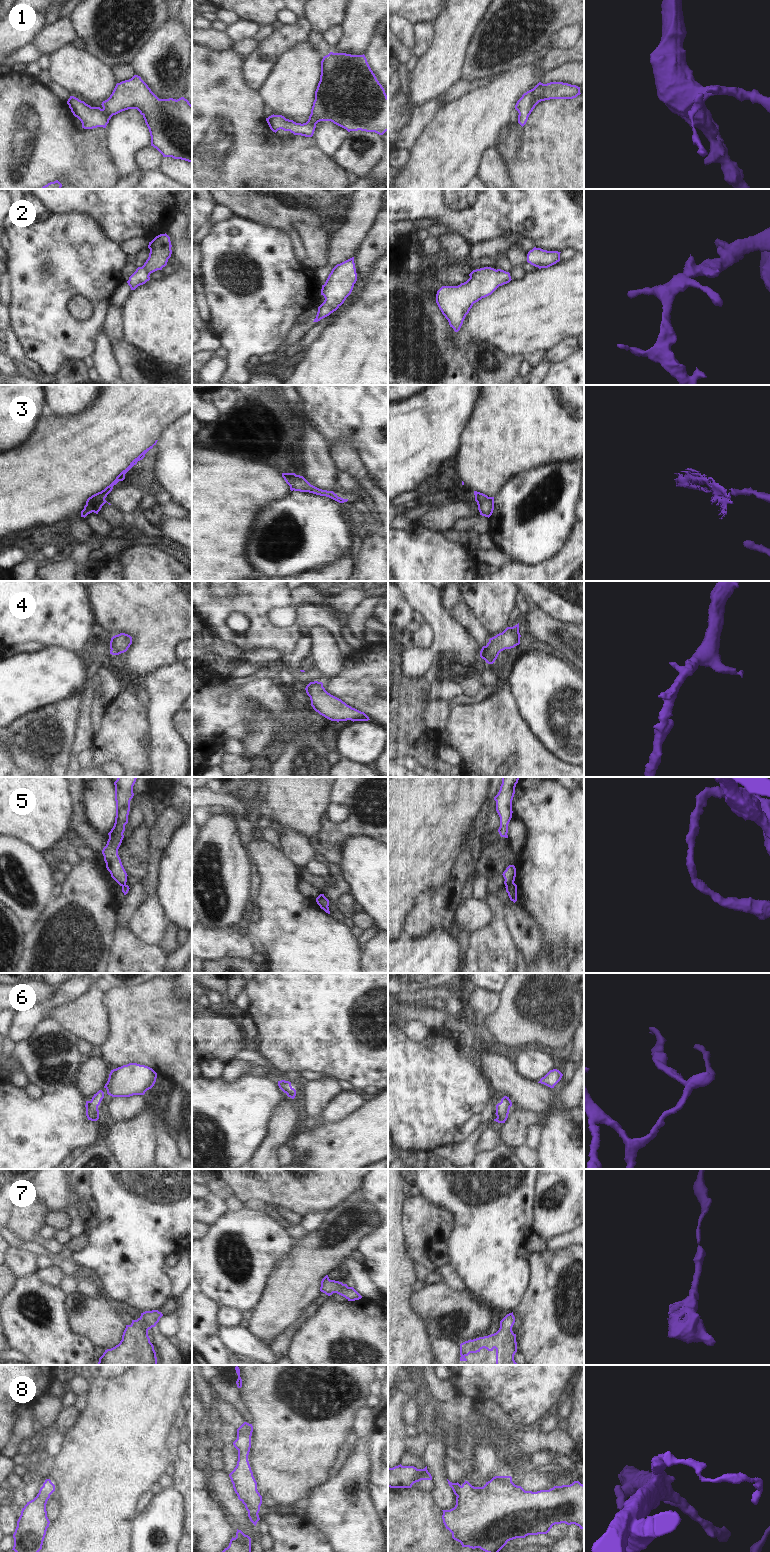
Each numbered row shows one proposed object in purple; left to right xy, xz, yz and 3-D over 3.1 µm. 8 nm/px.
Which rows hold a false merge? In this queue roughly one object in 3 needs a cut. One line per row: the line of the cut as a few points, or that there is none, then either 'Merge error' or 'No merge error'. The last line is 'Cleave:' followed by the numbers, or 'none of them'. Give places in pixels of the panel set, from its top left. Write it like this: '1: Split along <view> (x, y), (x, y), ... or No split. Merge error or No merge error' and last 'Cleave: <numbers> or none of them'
1: No split. No merge error
2: No split. No merge error
3: Split along xz (295, 474), (290, 483), (293, 489). Merge error
4: No split. No merge error
5: Split along yz (513, 881), (506, 886). Merge error
6: No split. No merge error
7: No split. No merge error
8: No split. No merge error
Cleave: 3, 5

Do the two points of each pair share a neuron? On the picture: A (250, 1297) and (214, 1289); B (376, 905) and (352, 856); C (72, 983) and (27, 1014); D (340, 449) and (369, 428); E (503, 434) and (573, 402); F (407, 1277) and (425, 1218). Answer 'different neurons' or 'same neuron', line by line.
A: same neuron
B: same neuron
C: same neuron
D: different neurons
E: same neuron
F: different neurons

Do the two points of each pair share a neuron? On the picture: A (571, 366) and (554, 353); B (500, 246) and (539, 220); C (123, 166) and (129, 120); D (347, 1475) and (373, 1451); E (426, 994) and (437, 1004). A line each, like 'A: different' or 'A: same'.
A: different
B: different
C: same
D: different
E: different

